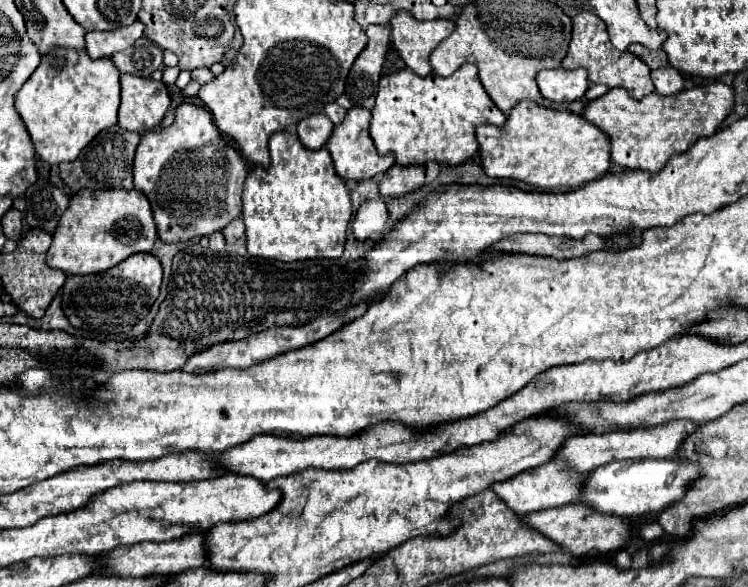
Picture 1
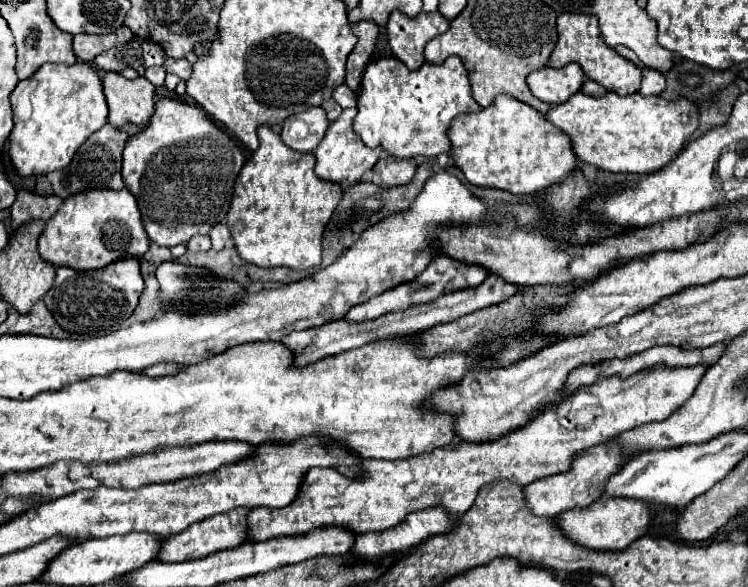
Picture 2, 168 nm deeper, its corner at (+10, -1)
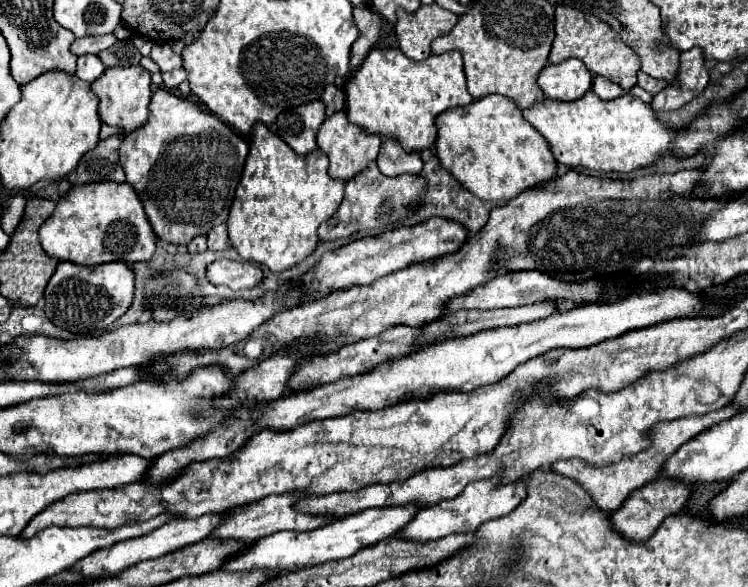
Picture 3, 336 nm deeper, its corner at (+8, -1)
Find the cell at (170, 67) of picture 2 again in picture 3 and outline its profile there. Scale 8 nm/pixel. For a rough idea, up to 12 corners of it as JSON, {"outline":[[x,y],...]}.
{"outline":[[154,43],[150,59],[162,73],[182,67],[170,43]]}

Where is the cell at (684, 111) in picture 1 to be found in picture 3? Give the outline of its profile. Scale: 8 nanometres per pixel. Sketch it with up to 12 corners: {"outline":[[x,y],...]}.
{"outline":[[630,93],[522,115],[558,165],[630,173],[680,131]]}

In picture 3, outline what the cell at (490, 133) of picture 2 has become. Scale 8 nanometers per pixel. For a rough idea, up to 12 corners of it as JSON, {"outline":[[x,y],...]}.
{"outline":[[508,97],[442,111],[438,161],[478,199],[554,177]]}

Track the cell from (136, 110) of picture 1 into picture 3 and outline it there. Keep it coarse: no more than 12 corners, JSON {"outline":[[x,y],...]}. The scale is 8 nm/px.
{"outline":[[106,69],[92,85],[106,125],[134,131],[148,119],[150,73]]}

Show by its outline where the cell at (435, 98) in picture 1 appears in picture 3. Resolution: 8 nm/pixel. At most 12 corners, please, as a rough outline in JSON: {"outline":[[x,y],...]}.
{"outline":[[374,48],[346,81],[346,115],[406,151],[472,103],[460,51]]}

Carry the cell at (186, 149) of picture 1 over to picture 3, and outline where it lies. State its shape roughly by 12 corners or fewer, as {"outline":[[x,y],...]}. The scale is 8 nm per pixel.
{"outline":[[166,89],[120,165],[160,241],[226,221],[250,149]]}

